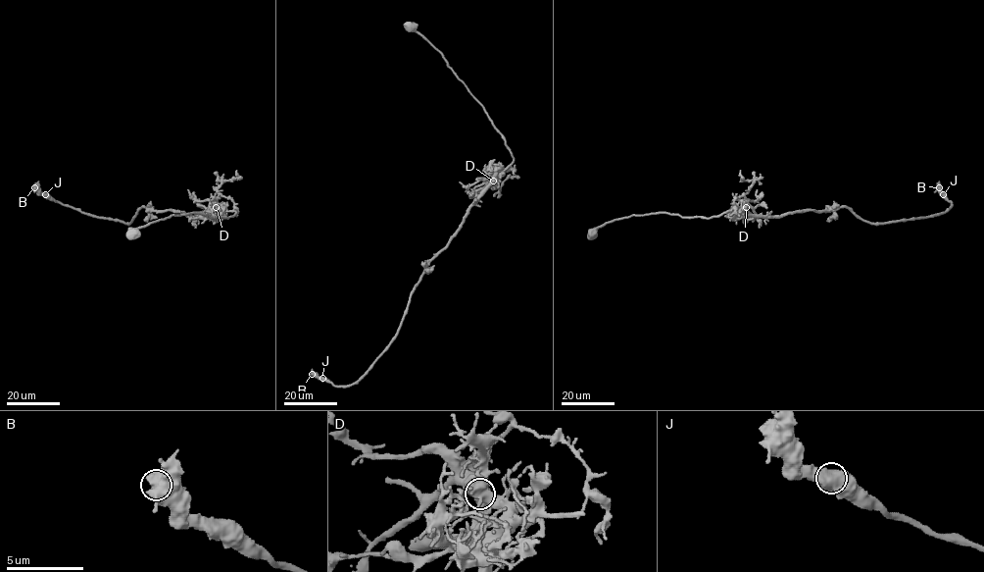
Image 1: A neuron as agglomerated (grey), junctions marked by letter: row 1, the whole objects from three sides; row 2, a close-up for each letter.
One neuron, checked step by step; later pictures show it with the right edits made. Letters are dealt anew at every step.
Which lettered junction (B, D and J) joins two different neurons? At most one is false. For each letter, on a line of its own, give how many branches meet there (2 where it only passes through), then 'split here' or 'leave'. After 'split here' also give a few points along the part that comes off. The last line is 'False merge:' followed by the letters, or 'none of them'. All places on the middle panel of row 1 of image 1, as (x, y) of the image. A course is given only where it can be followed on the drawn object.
B: 1 branches meet; leave
D: 1 branches meet; split here; foreign part runs (493, 181), (497, 180), (494, 182), (499, 187), (514, 175)
J: 2 branches meet; leave
False merge: D

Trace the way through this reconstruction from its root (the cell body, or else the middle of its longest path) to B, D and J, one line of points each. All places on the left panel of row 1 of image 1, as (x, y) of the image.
B: (134, 232), (172, 215), (227, 218), (235, 212), (188, 216), (142, 207), (124, 223), (82, 213), (34, 187)
D: (134, 232), (172, 215), (203, 213), (227, 218), (235, 213), (221, 211), (216, 207)
J: (134, 232), (172, 215), (227, 218), (235, 212), (188, 216), (142, 207), (124, 223), (82, 213), (45, 194)

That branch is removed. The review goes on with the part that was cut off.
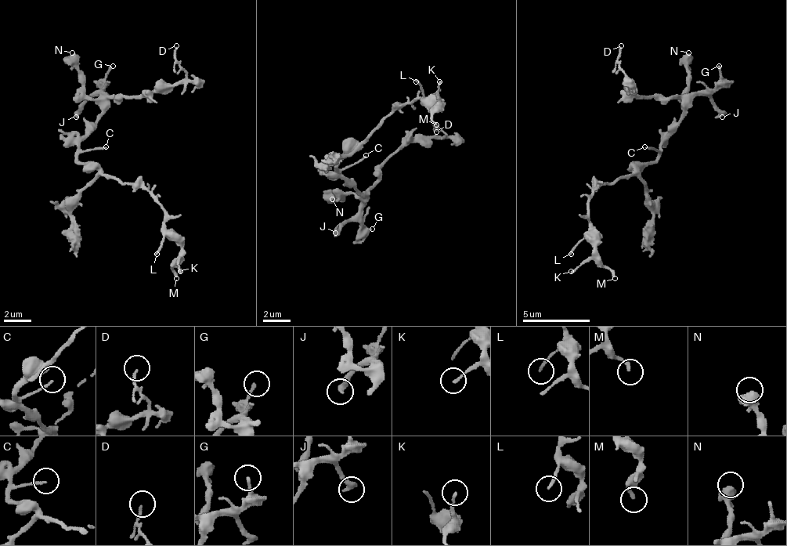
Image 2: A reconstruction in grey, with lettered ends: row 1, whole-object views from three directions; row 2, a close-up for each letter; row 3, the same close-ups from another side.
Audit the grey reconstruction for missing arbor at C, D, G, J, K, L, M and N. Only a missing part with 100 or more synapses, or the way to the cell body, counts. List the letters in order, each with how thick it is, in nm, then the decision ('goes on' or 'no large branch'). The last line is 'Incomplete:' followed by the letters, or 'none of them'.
C: calibre 120 nm; no large branch
D: calibre 130 nm; no large branch
G: calibre 160 nm; no large branch
J: calibre 360 nm; goes on
K: calibre 120 nm; no large branch
L: calibre 140 nm; no large branch
M: calibre 180 nm; no large branch
N: calibre 700 nm; no large branch
Incomplete: J

